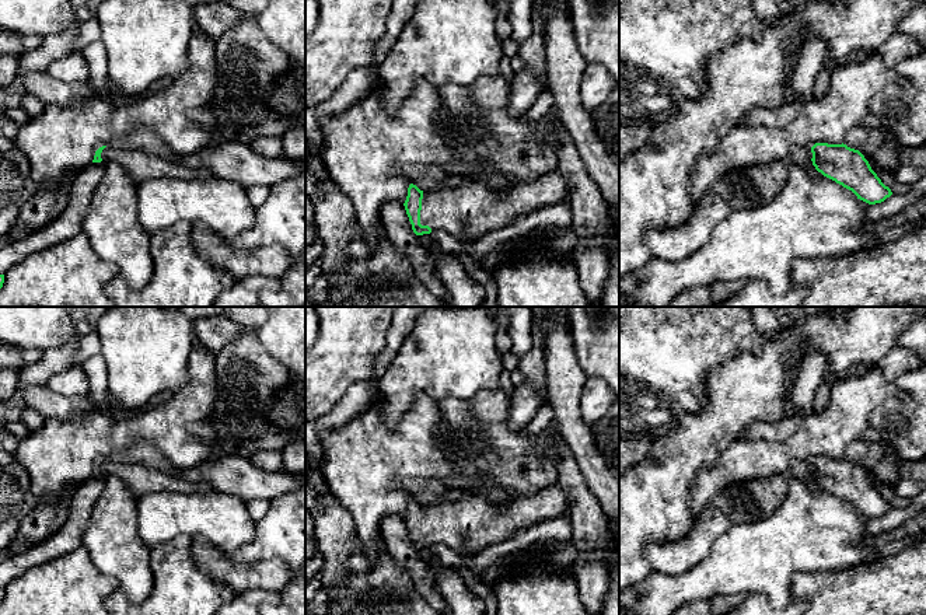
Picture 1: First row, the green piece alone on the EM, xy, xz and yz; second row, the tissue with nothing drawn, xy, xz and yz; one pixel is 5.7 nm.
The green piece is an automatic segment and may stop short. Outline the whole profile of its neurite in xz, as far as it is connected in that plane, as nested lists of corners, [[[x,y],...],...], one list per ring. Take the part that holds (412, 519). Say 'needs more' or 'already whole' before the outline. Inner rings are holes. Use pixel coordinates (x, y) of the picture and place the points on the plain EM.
needs more; [[[556,482],[531,497],[513,497],[503,506],[479,495],[424,506],[410,497],[403,520],[416,549],[447,545],[464,556],[507,541],[518,528],[570,517],[570,511],[570,500]]]

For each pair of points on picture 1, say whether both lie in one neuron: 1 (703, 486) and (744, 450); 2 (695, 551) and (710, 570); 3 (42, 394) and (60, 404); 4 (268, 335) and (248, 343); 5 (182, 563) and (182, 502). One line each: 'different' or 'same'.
1: same
2: different
3: same
4: different
5: different

